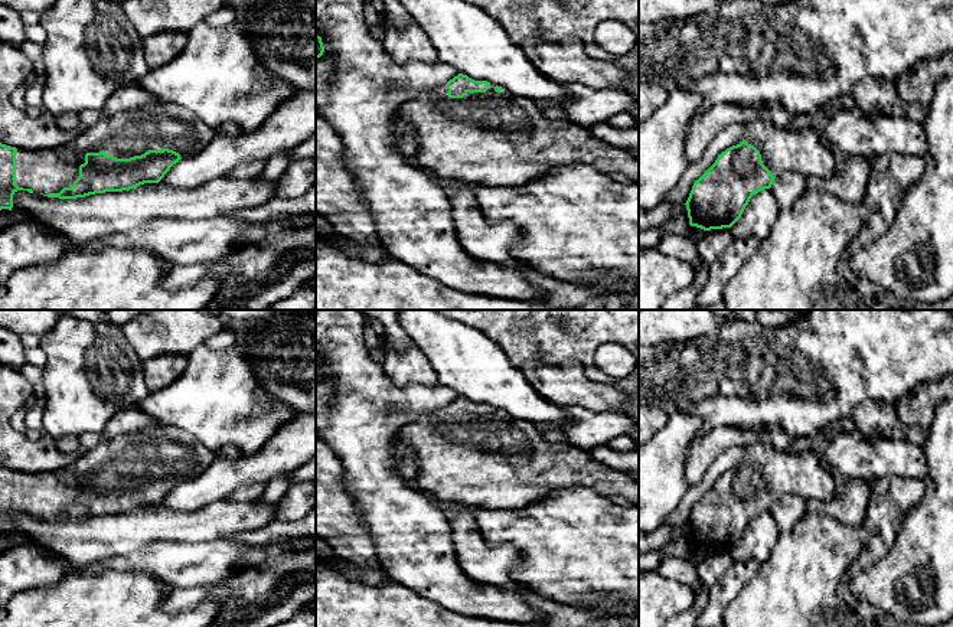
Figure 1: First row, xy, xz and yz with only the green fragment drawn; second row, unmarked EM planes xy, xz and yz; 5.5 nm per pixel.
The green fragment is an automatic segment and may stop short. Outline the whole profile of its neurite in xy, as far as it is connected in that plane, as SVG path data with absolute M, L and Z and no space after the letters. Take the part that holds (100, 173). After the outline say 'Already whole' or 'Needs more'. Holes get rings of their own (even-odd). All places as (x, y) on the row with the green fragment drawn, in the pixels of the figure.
M153 99L141 108L101 118L74 141L52 150L30 151L0 143L0 210L12 210L17 190L76 199L159 183L173 164L199 154L213 137L215 131L193 112Z. Needs more

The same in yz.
M755 118L743 141L722 151L693 183L686 200L689 225L704 231L731 228L750 199L786 172L829 179L836 157L812 127L792 131Z. Needs more

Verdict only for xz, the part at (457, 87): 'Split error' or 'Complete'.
Split error

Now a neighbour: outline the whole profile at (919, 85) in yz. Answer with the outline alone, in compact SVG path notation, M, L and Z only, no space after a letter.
M953 50L926 62L920 62L911 72L904 74L895 84L904 102L928 105L937 82L953 75Z

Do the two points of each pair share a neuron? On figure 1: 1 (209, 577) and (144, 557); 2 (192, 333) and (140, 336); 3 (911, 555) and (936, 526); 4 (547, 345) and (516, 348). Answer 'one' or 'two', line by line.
1: one
2: one
3: one
4: one

